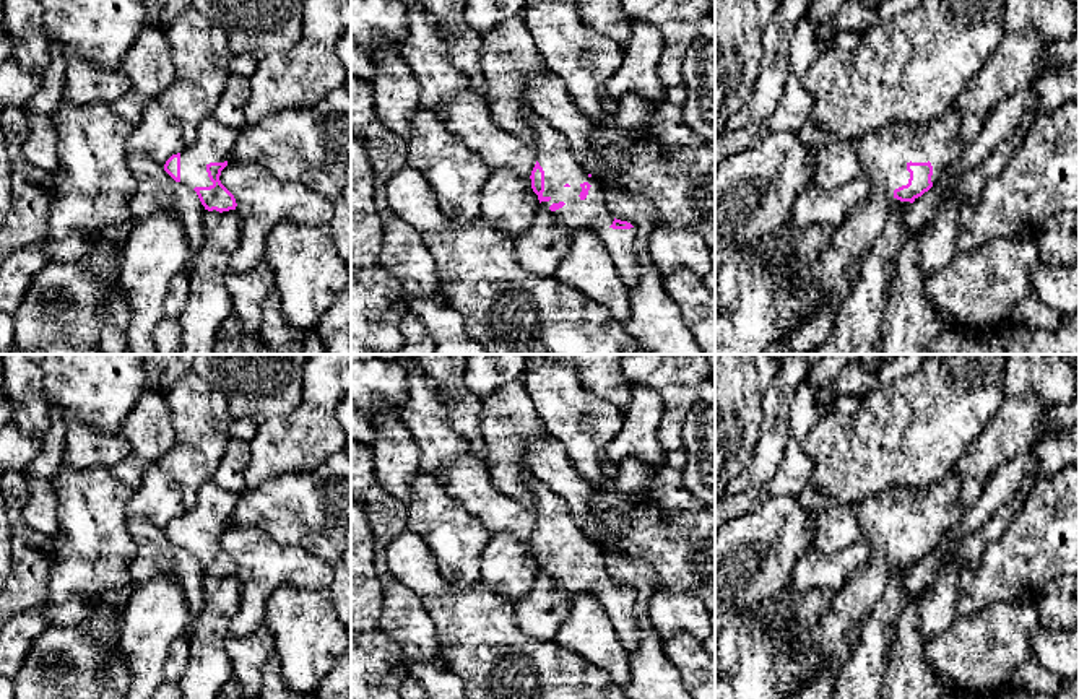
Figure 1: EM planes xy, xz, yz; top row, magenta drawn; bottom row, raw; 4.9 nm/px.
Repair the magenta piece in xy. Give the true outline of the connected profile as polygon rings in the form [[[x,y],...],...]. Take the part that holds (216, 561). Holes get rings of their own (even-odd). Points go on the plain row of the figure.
[[[206,481],[198,491],[197,504],[180,517],[172,519],[164,528],[164,535],[176,546],[197,556],[208,575],[223,577],[237,571],[234,559],[219,545],[237,499],[237,494]]]

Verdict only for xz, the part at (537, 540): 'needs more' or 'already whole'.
needs more

